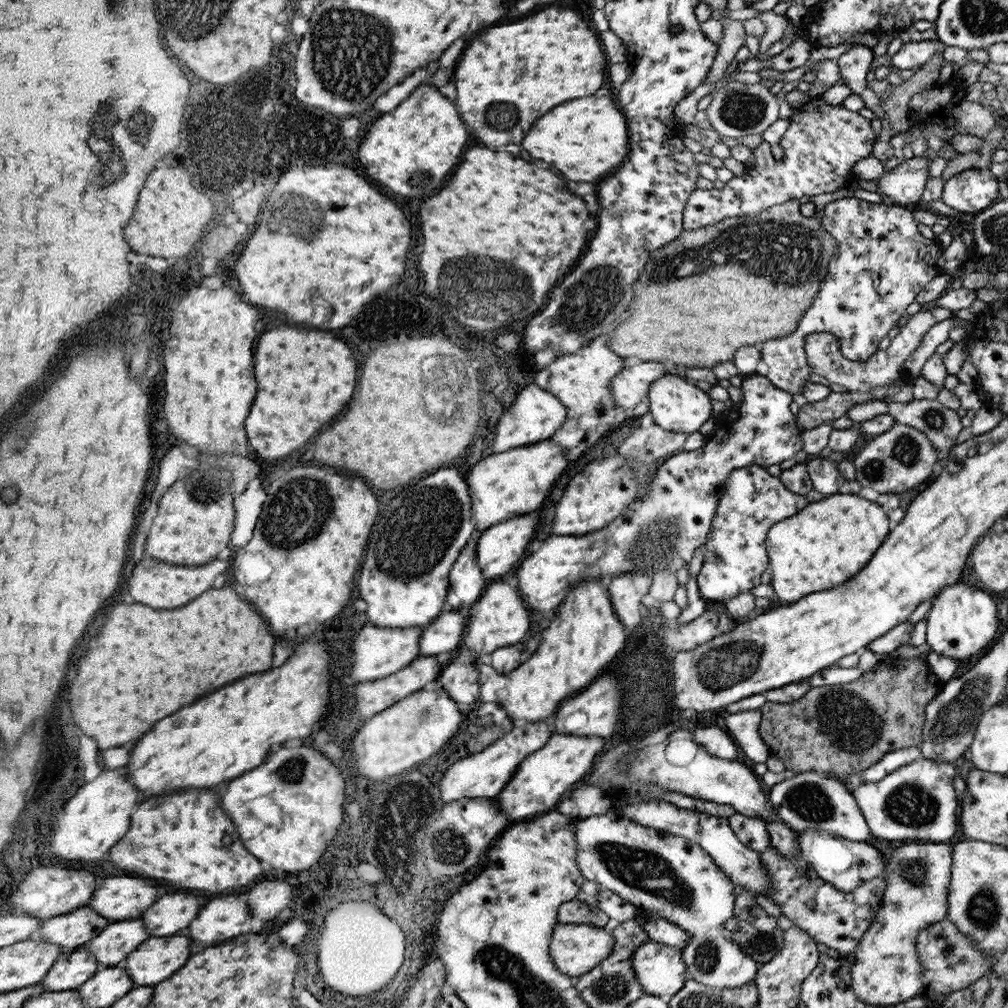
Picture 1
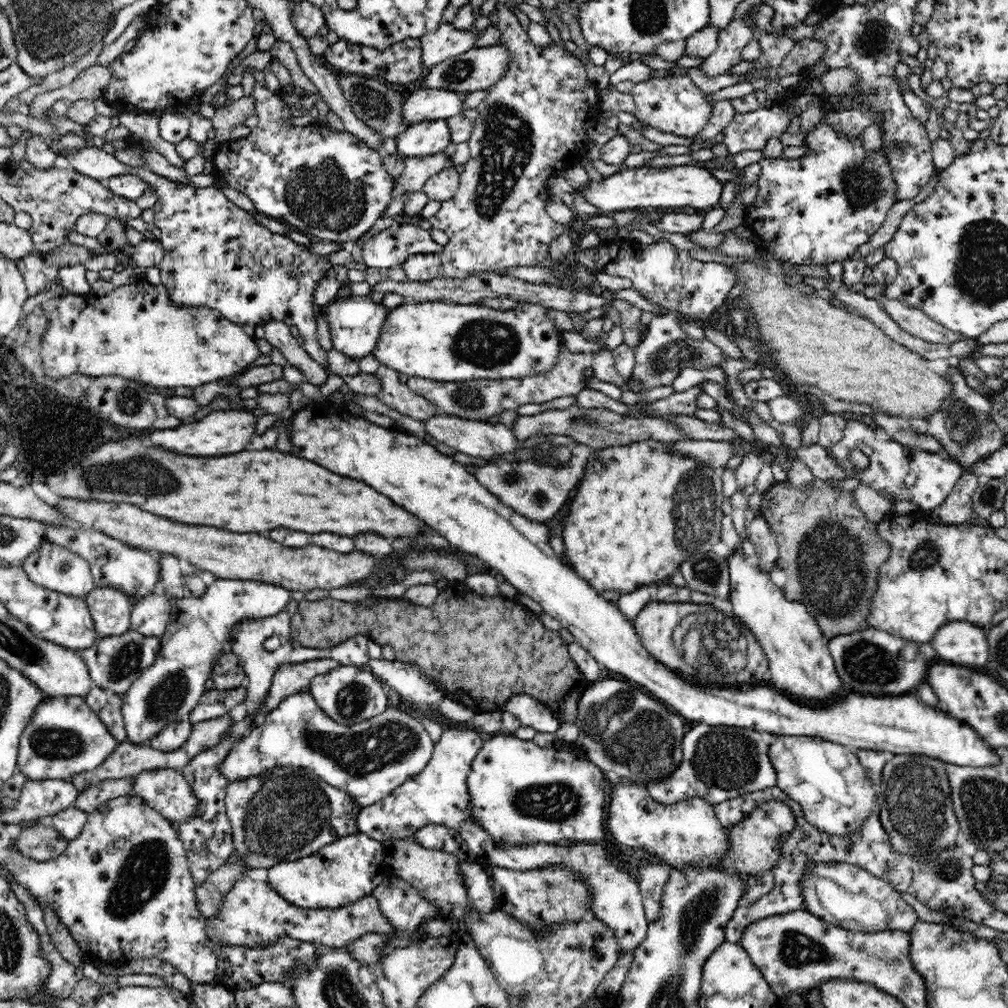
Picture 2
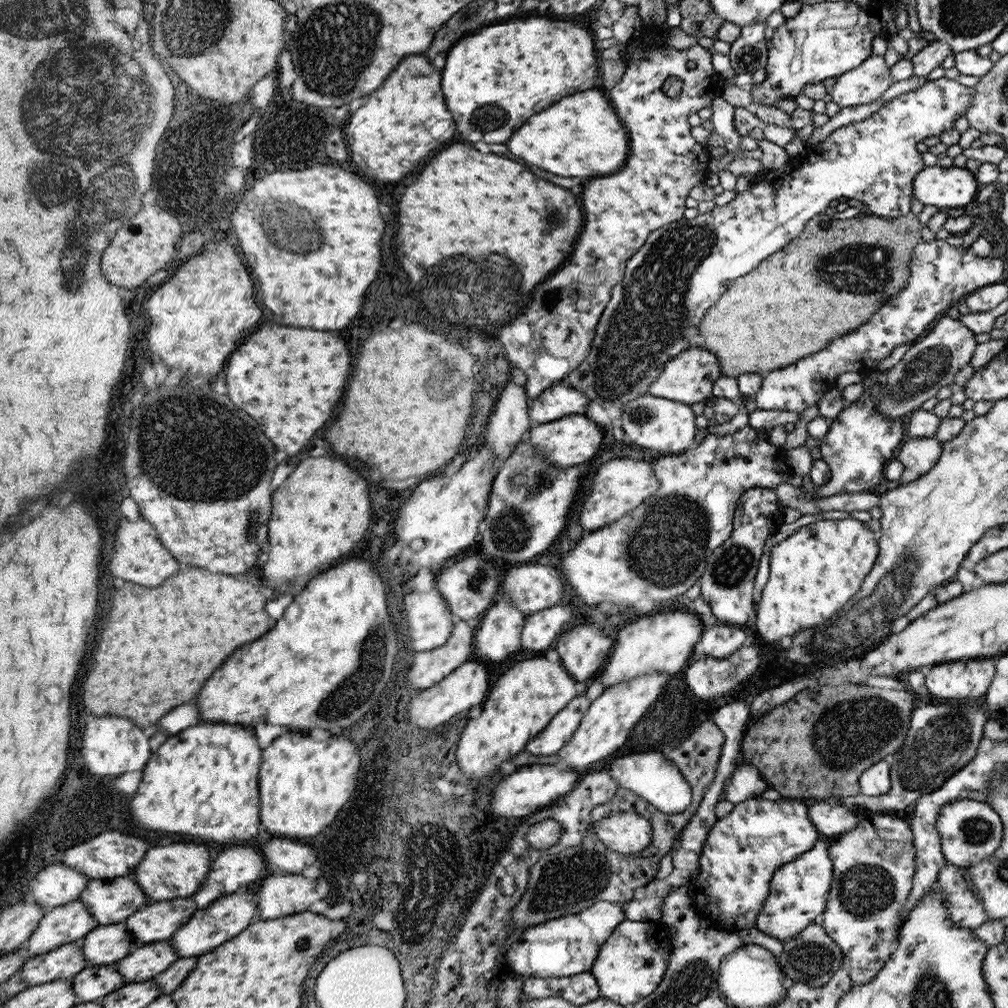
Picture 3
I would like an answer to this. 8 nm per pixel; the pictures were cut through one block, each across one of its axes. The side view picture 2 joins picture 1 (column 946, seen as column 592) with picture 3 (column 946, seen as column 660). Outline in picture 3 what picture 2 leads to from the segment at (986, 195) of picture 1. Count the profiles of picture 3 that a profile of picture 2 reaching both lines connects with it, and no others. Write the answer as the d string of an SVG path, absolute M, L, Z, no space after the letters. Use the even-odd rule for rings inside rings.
M923 168L913 178L913 198L923 206L935 208L963 208L973 204L977 192L981 190L973 172L965 168Z

